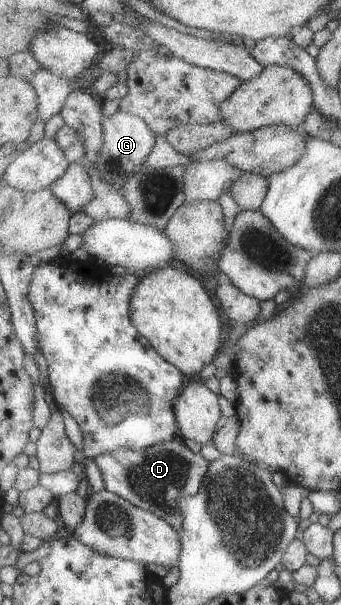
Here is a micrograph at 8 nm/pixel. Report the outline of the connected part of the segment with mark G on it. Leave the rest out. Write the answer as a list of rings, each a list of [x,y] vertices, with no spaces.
[[[122,110],[110,118],[103,116],[101,121],[104,128],[104,146],[100,150],[97,168],[101,172],[101,178],[112,183],[114,188],[121,190],[126,180],[130,178],[130,174],[138,166],[145,164],[149,154],[152,154],[156,146],[156,132],[150,128],[150,124],[144,118],[130,112],[122,112]]]

